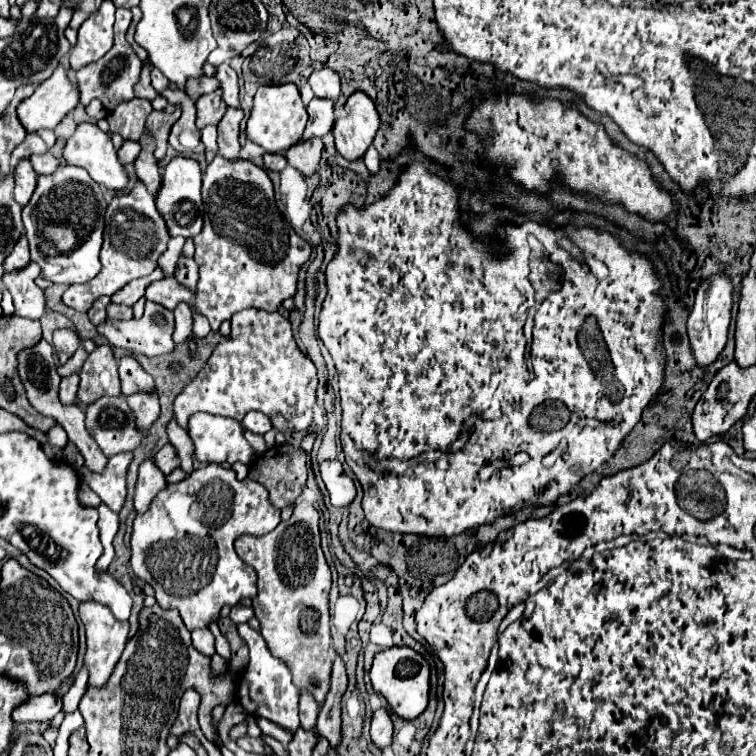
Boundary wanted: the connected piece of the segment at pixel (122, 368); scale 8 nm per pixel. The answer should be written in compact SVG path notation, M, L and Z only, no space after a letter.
M125 356L119 360L119 378L121 378L121 392L123 394L137 394L137 392L153 392L155 390L153 378L131 356Z

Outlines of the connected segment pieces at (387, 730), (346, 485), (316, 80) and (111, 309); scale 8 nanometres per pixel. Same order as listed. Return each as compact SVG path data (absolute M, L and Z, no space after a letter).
M379 708L373 718L371 718L371 728L369 728L371 740L377 748L387 748L391 746L391 736L393 736L393 722L387 714L387 710Z
M337 460L321 462L321 478L331 494L331 504L339 508L349 508L357 496L355 482L345 476L341 464Z
M319 68L313 70L309 76L309 86L313 88L317 98L329 98L329 100L337 100L341 96L341 82L339 82L339 74L329 70L329 68Z
M109 304L107 306L107 318L109 320L128 320L129 318L133 318L133 310L131 310L131 306Z

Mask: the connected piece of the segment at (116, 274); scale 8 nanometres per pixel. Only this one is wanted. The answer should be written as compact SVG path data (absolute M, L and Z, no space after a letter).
M135 180L135 186L131 192L115 194L111 204L105 212L105 242L101 248L101 272L83 284L73 284L63 294L63 302L79 312L87 312L91 304L107 294L113 296L117 290L121 290L125 284L129 284L135 278L147 276L157 266L157 258L167 250L169 232L165 226L165 220L159 216L155 208L155 196L147 190L143 180Z

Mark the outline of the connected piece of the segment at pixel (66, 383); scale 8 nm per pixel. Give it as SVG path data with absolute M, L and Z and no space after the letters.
M67 376L61 378L61 390L59 390L59 400L63 404L73 404L75 402L75 394L77 394L77 386L79 386L79 376Z

